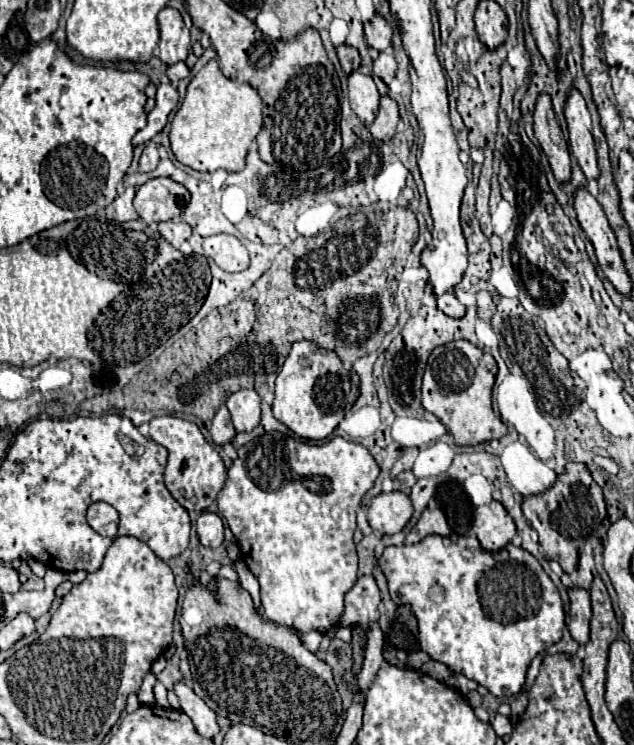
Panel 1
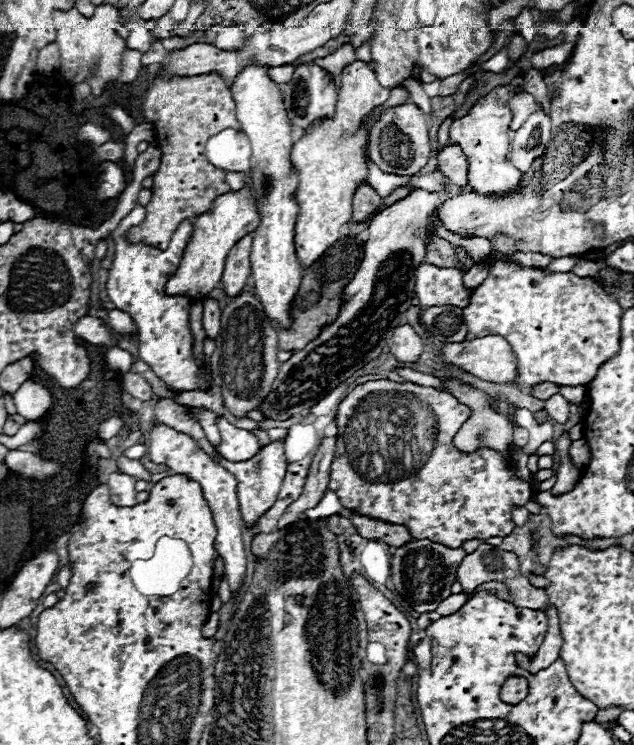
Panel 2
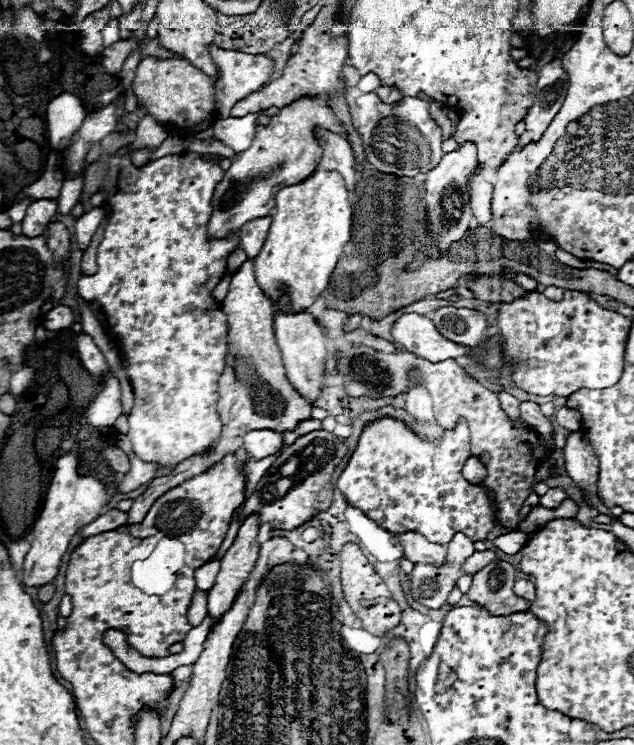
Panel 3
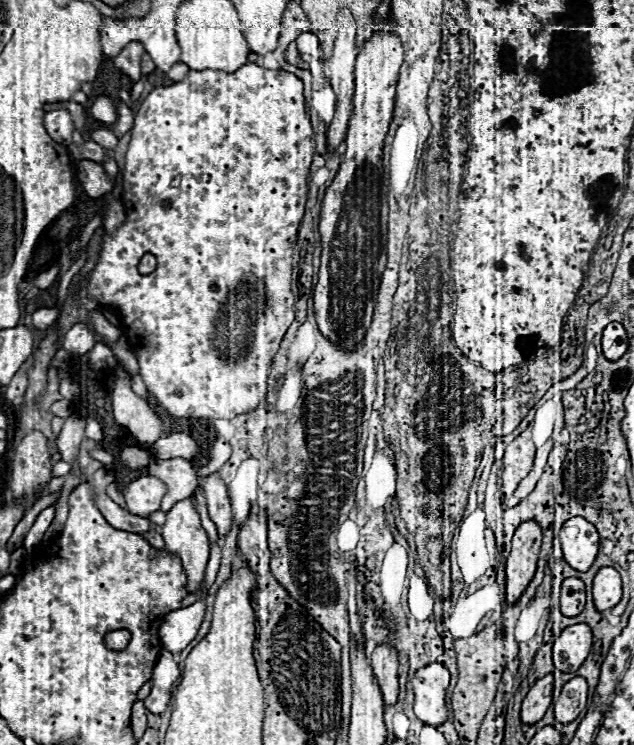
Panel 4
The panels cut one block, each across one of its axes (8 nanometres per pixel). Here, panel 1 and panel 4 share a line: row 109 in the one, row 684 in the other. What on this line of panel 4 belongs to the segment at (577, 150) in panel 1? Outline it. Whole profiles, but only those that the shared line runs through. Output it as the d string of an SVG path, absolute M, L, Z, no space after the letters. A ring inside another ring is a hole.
M576 676L570 682L566 682L558 700L554 702L556 722L568 724L576 720L576 716L586 708L586 694L588 694L588 684L582 676Z

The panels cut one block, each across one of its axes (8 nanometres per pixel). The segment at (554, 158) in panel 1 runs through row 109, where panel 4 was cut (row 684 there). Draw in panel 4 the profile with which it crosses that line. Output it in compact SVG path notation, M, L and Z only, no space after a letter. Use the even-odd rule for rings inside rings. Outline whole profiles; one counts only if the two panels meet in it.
M548 674L530 688L526 698L522 700L522 710L520 710L520 718L524 724L536 724L542 720L544 712L552 704L552 682L554 678L552 674Z

